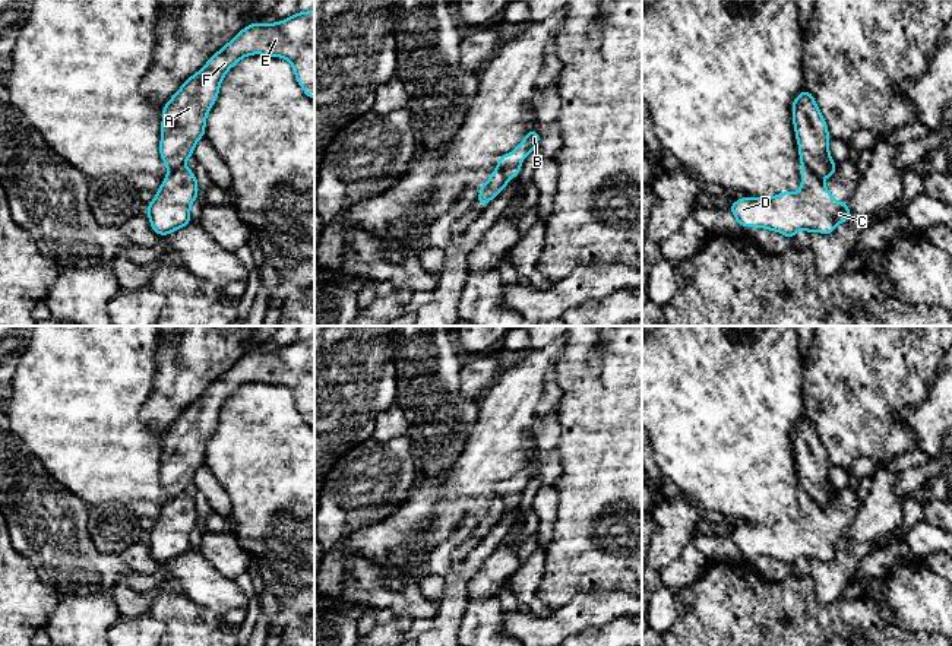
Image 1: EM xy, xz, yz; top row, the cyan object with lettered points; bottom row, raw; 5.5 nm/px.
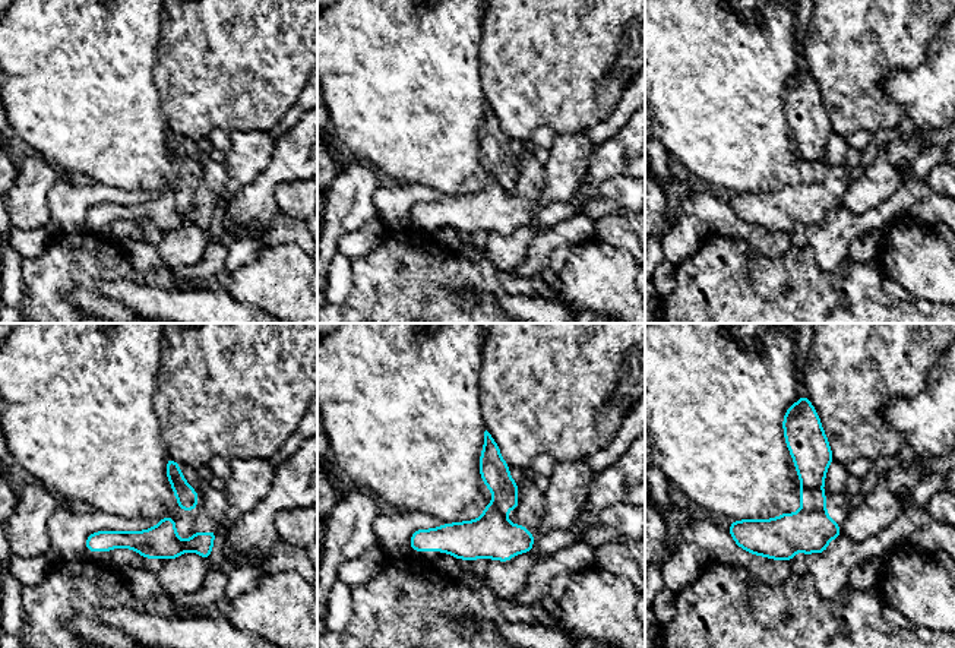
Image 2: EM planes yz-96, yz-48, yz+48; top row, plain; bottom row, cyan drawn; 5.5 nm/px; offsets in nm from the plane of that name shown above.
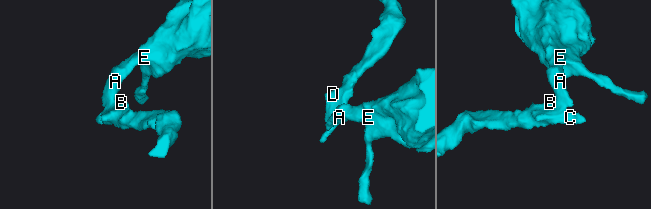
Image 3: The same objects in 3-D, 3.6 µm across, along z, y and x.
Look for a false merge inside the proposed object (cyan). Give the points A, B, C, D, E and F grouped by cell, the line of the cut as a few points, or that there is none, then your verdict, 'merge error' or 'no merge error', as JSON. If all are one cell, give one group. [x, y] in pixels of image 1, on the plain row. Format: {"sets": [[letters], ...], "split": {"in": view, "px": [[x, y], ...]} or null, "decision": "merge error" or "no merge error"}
{"sets": [["A", "E", "F"], ["B", "C", "D"]], "split": {"in": "yz", "px": [[803, 493], [809, 494], [821, 506]]}, "decision": "merge error"}

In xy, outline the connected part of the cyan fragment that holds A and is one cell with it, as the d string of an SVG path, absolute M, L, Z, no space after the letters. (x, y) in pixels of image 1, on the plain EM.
M314 336L278 351L247 352L181 412L162 436L159 481L168 501L193 482L225 400L250 381L287 386L304 421L314 427Z

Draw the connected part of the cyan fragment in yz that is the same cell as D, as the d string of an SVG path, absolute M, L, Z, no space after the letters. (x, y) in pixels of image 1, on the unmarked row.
M801 494L798 519L738 526L730 538L741 554L766 555L790 567L798 557L832 561L851 542L847 529L838 531L823 507L807 494Z

